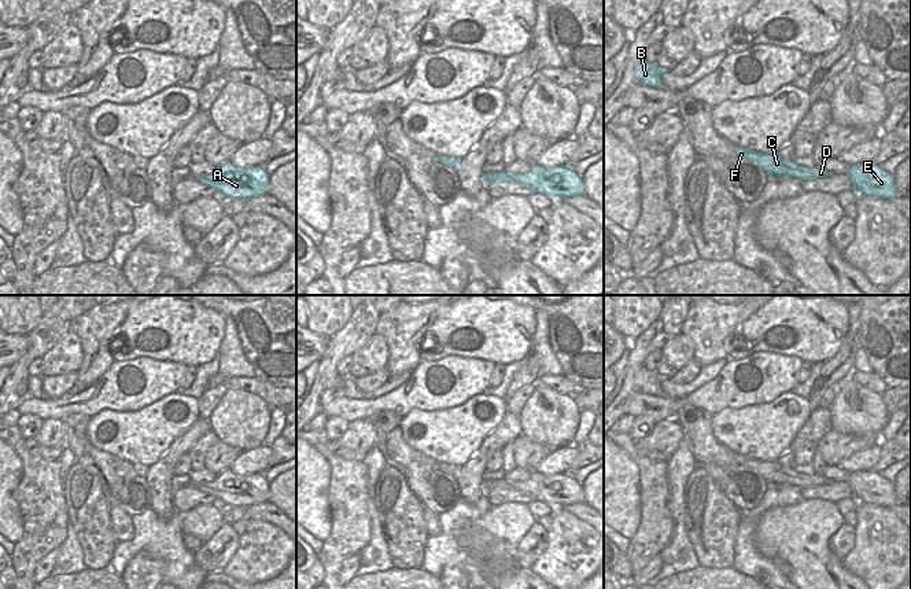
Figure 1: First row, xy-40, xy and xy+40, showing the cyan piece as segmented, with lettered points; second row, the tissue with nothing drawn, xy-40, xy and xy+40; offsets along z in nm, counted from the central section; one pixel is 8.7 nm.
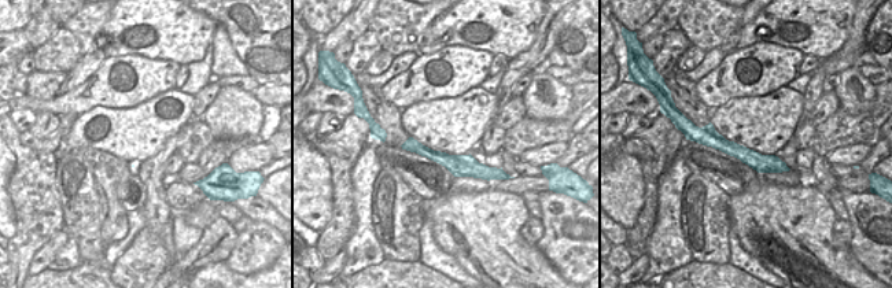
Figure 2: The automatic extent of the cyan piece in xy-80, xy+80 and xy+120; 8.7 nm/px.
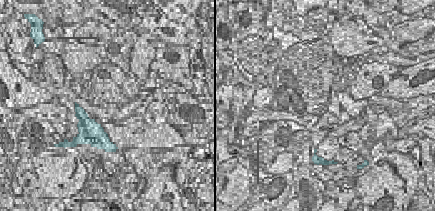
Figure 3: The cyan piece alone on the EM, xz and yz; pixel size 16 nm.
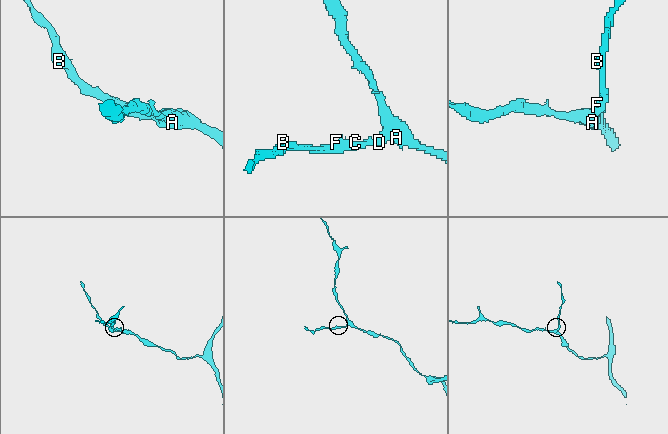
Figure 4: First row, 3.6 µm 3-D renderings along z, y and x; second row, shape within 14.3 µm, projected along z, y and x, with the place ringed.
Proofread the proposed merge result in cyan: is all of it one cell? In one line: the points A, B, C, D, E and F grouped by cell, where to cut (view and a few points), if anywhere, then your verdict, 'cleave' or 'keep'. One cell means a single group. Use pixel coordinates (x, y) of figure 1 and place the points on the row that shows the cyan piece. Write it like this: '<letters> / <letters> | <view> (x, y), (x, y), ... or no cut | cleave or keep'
A B C D E F | no cut | keep

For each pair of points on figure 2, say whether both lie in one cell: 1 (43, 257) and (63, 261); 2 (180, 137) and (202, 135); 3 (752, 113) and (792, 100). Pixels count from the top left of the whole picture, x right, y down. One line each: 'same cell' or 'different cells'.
1: different cells
2: different cells
3: same cell

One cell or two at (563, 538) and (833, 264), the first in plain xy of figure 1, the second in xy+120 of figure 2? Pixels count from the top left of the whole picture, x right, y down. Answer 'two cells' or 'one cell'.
two cells

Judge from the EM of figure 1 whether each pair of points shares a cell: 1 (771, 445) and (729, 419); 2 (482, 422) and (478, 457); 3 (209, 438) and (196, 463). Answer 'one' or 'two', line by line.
1: one
2: two
3: one

